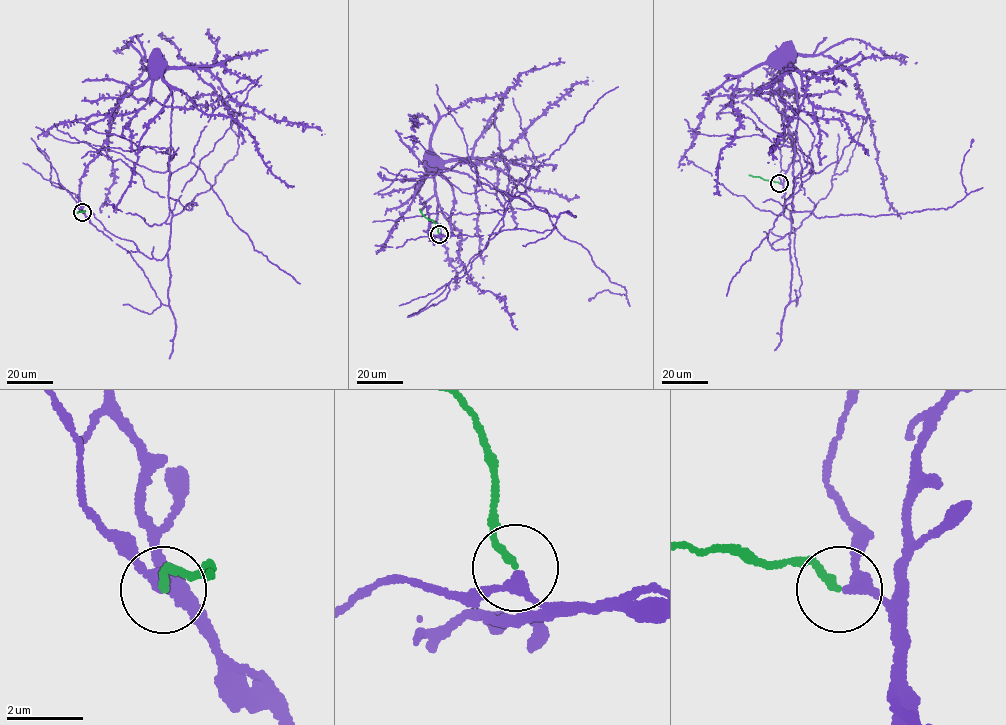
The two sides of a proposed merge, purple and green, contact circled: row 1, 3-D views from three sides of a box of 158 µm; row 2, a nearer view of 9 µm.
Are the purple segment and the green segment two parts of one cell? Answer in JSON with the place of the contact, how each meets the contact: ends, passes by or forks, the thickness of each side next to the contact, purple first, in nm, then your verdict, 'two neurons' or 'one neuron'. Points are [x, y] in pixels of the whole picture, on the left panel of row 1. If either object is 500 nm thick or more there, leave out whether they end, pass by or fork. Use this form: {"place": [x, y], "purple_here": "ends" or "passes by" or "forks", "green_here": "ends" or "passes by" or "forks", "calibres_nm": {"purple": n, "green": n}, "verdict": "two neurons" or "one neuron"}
{"place": [82, 212], "purple_here": "passes by", "green_here": "ends", "calibres_nm": {"purple": 240, "green": 190}, "verdict": "two neurons"}

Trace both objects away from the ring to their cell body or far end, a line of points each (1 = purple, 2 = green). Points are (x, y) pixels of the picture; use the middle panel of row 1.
1: (439, 234), (429, 239), (427, 208), (415, 188), (426, 178), (429, 167), (425, 158), (427, 155)
2: (439, 233), (437, 224), (420, 209)

